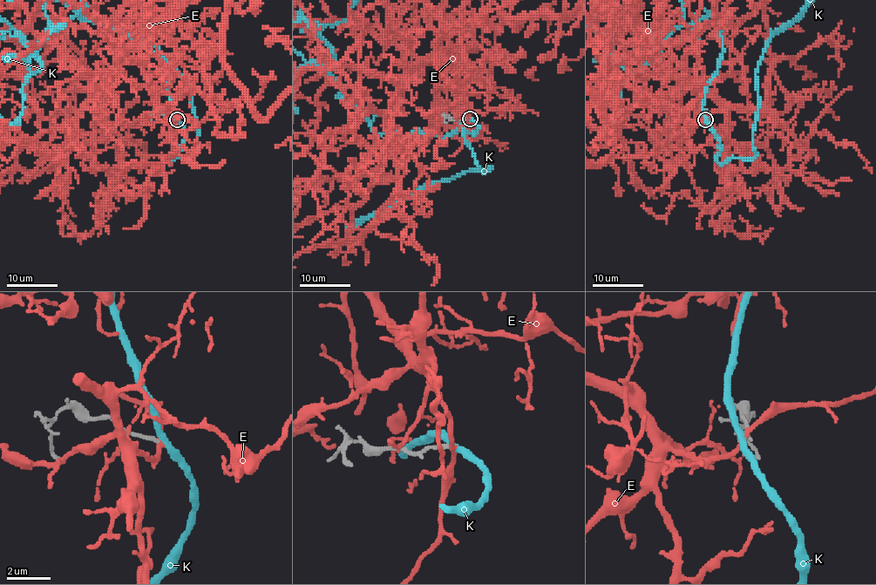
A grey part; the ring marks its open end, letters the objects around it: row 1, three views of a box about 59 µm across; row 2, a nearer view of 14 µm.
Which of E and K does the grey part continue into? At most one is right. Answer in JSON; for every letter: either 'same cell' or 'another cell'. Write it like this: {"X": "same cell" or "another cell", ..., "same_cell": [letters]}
{"E": "another cell", "K": "another cell", "same_cell": []}

